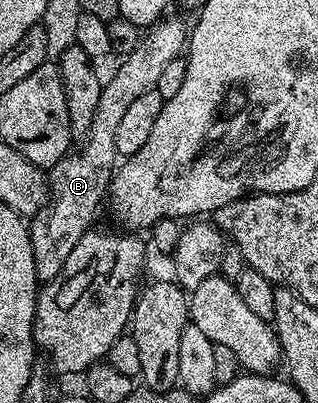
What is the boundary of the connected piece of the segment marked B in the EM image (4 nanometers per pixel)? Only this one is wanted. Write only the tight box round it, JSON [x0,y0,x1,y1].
[29,17,189,283]

